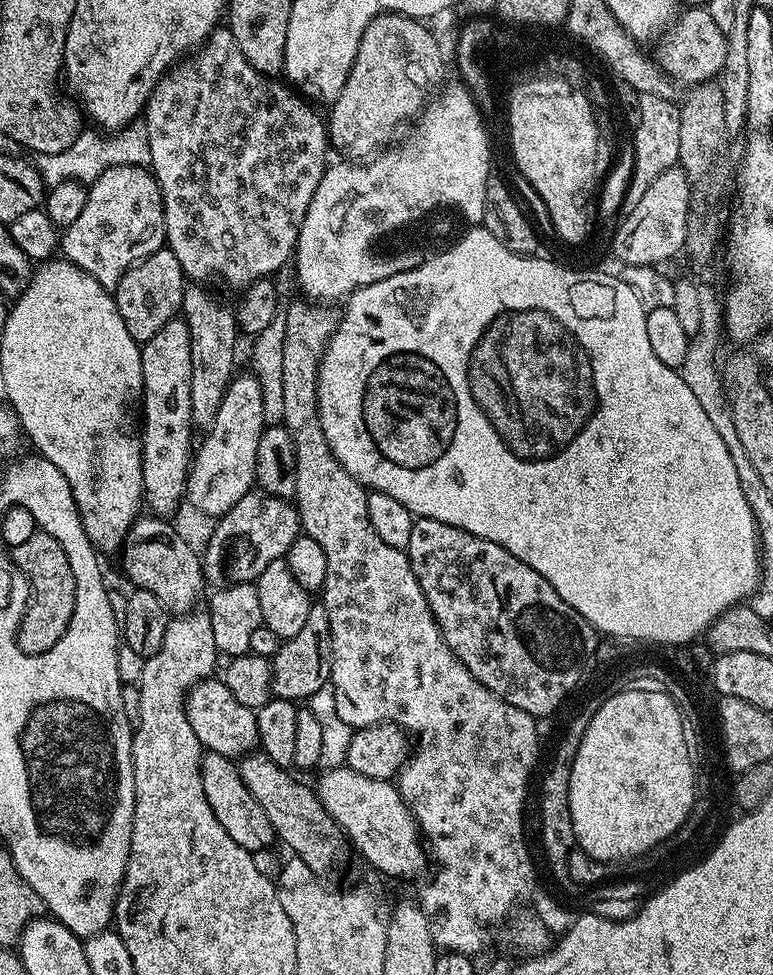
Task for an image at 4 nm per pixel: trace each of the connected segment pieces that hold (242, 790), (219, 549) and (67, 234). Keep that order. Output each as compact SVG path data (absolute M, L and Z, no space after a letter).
M205 751L200 762L200 773L202 790L206 794L206 802L210 802L210 810L214 810L214 818L222 822L222 830L226 830L226 834L230 834L238 846L253 854L260 854L263 848L274 844L276 831L270 826L270 818L266 818L266 810L262 810L258 798L246 790L237 761L233 757Z
M259 490L250 491L234 502L232 509L215 524L204 552L202 548L204 579L212 586L255 582L270 562L287 557L290 546L302 532L295 503Z
M116 165L93 181L86 206L62 232L62 256L109 290L133 264L165 247L162 190L156 177L142 165Z

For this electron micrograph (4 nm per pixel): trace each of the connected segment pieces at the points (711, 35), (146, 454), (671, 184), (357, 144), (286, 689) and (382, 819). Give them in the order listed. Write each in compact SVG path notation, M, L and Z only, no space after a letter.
M707 7L684 9L677 15L670 30L655 41L657 66L681 85L697 86L713 81L721 72L726 58L725 32L712 21Z
M182 318L166 322L154 338L143 344L140 350L142 358L142 374L144 375L144 395L142 397L142 482L144 483L143 499L153 513L160 518L171 517L171 512L180 508L180 500L185 499L188 490L188 471L190 459L193 455L192 431L192 403L190 402L190 330Z
M679 166L658 174L646 194L638 201L638 206L623 217L625 220L616 228L612 236L611 255L624 264L634 266L663 265L663 260L681 255L687 238L689 204L694 195L693 185Z
M382 13L366 26L350 66L349 77L342 86L341 93L330 104L332 113L326 116L326 127L331 147L341 152L341 157L352 162L371 158L389 147L397 139L396 131L404 123L415 121L424 111L425 104L441 87L444 76L444 56L440 44L432 37L432 32L419 19L412 19L398 13Z
M313 603L310 618L306 618L306 626L302 626L302 630L298 630L292 640L281 643L276 655L271 657L271 662L273 697L304 702L329 683L332 674L332 639L323 603Z
M347 766L324 768L321 773L320 781L314 784L316 797L338 822L349 845L360 851L361 858L385 877L418 875L424 860L426 864L426 844L416 819L400 797L399 787L392 780L366 778L366 774L358 774Z

